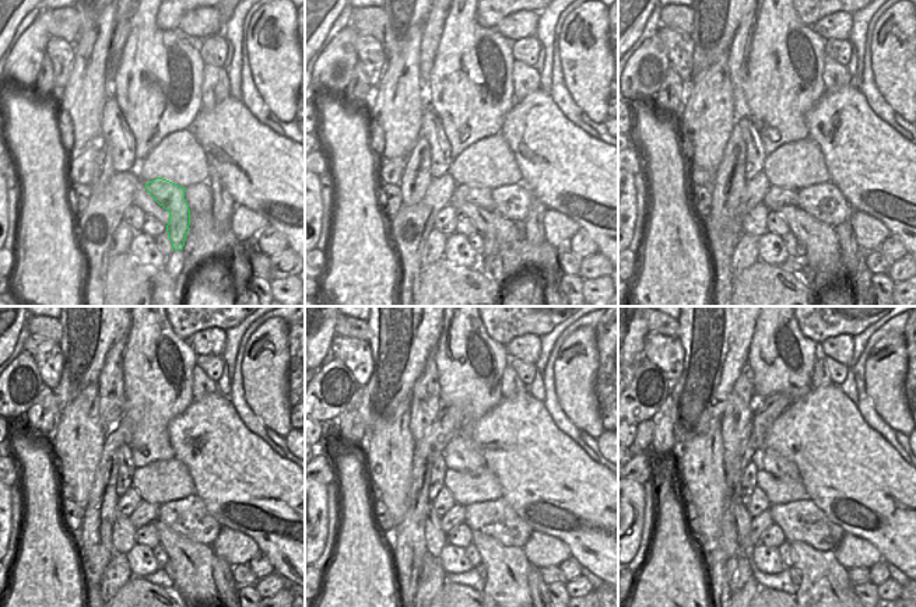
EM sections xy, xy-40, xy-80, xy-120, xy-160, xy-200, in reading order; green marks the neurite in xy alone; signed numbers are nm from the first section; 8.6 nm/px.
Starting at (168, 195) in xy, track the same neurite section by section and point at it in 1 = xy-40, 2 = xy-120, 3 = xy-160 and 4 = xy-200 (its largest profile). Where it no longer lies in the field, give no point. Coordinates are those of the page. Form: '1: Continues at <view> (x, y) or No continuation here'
1: Continues at xy-40 (473, 193)
2: Continues at xy-120 (144, 513)
3: Continues at xy-160 (455, 516)
4: Continues at xy-200 (760, 523)

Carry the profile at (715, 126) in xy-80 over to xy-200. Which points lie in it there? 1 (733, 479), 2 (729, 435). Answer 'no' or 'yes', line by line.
1: no
2: no

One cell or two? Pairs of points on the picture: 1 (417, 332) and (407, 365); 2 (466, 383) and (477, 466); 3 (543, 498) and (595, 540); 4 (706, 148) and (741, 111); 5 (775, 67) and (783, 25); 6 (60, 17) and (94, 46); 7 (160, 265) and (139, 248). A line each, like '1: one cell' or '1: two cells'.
1: one cell
2: one cell
3: one cell
4: two cells
5: one cell
6: two cells
7: one cell

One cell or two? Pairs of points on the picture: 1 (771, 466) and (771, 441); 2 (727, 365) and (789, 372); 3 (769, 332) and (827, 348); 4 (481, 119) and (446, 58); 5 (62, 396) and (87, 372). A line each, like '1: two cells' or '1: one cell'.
1: two cells
2: two cells
3: two cells
4: one cell
5: one cell

